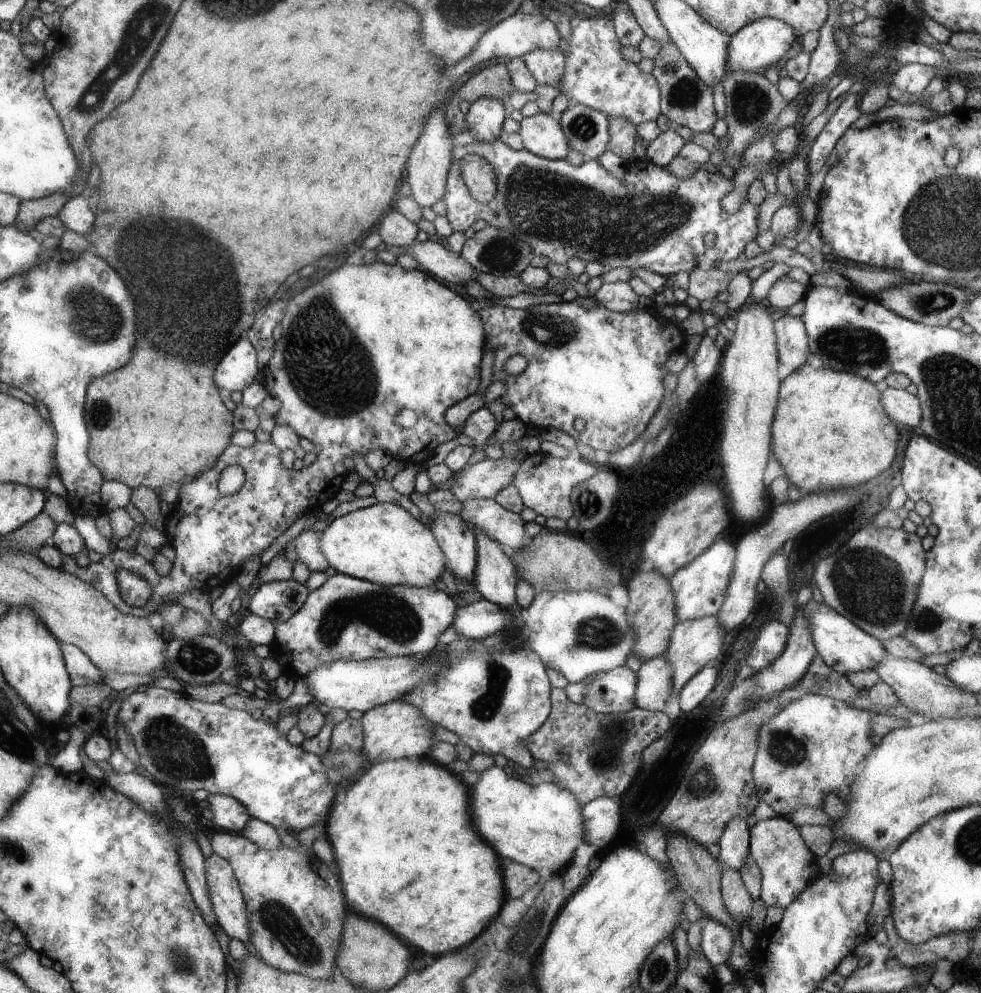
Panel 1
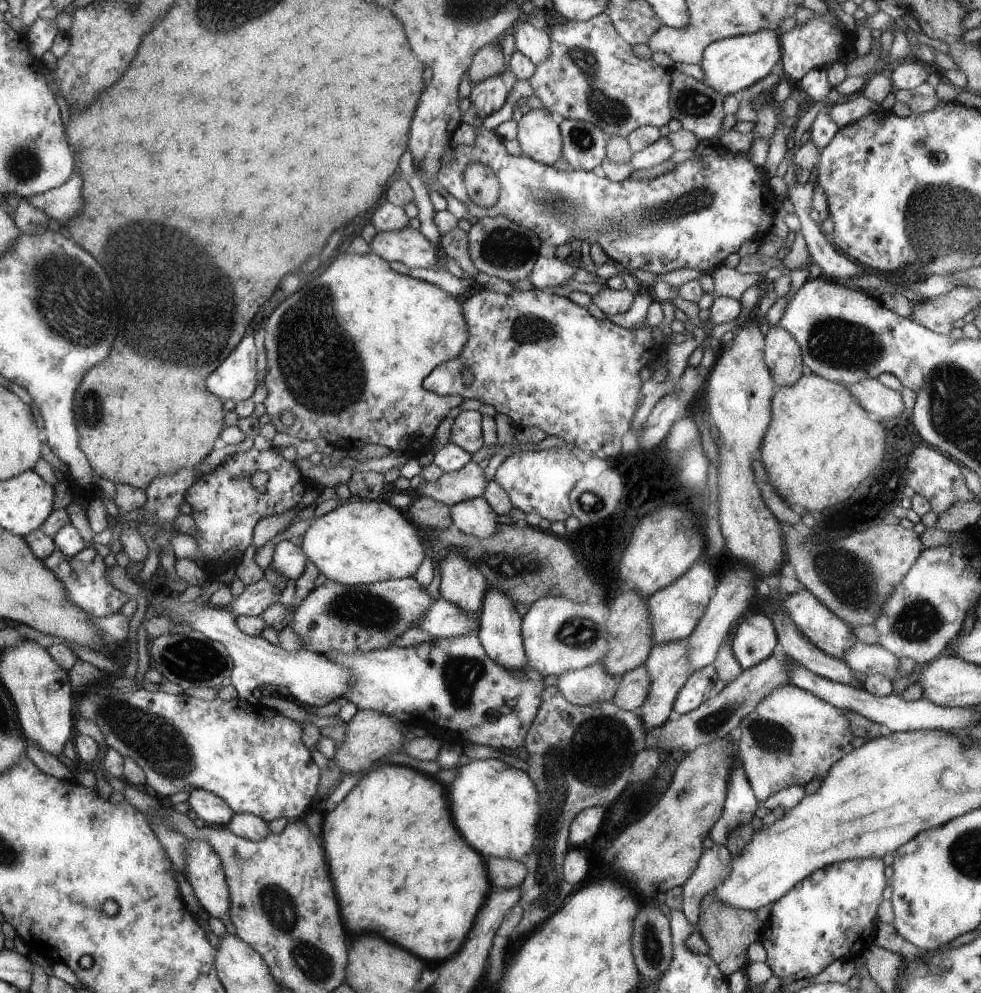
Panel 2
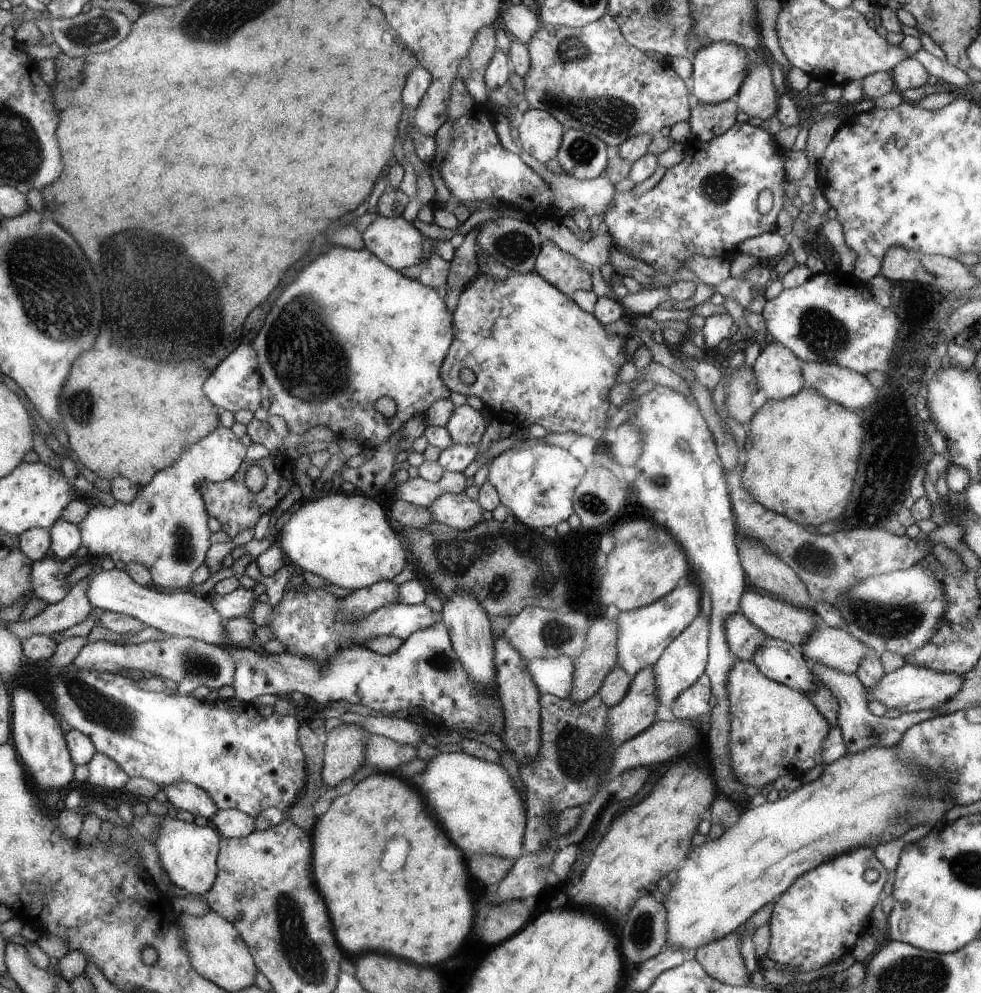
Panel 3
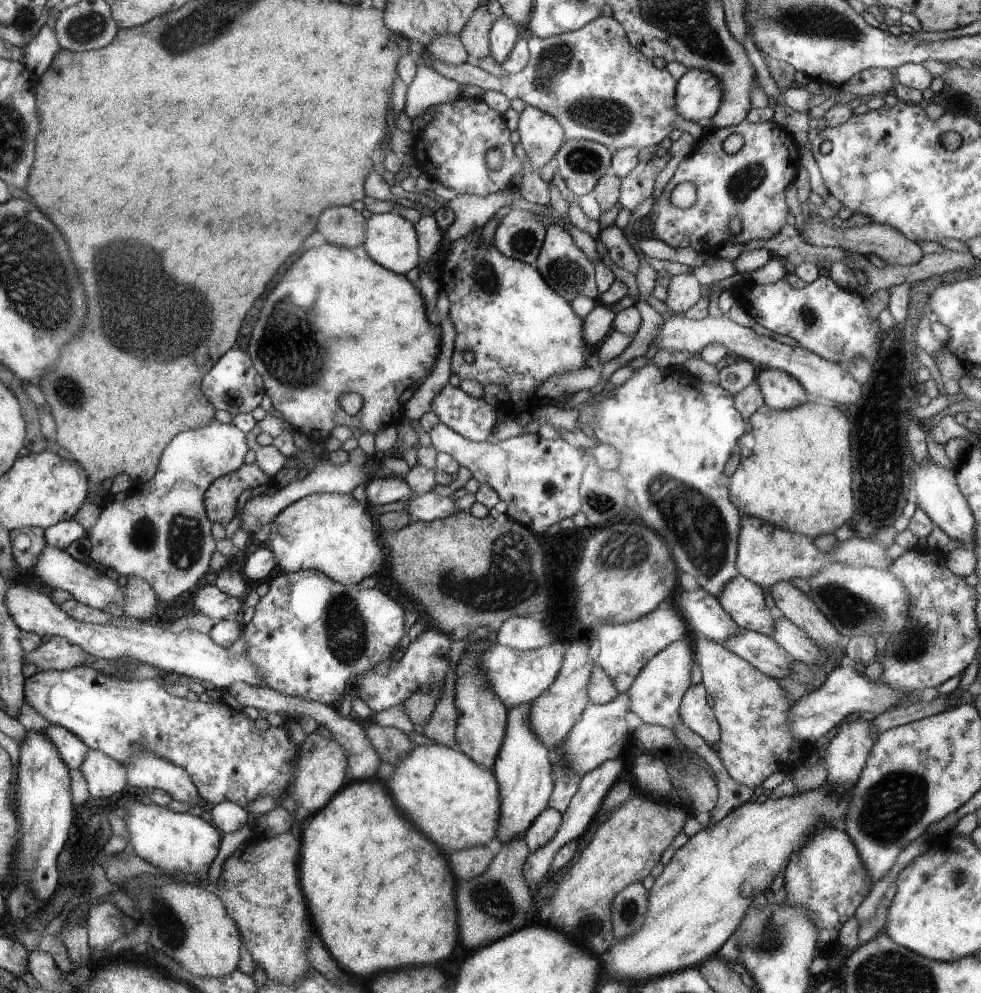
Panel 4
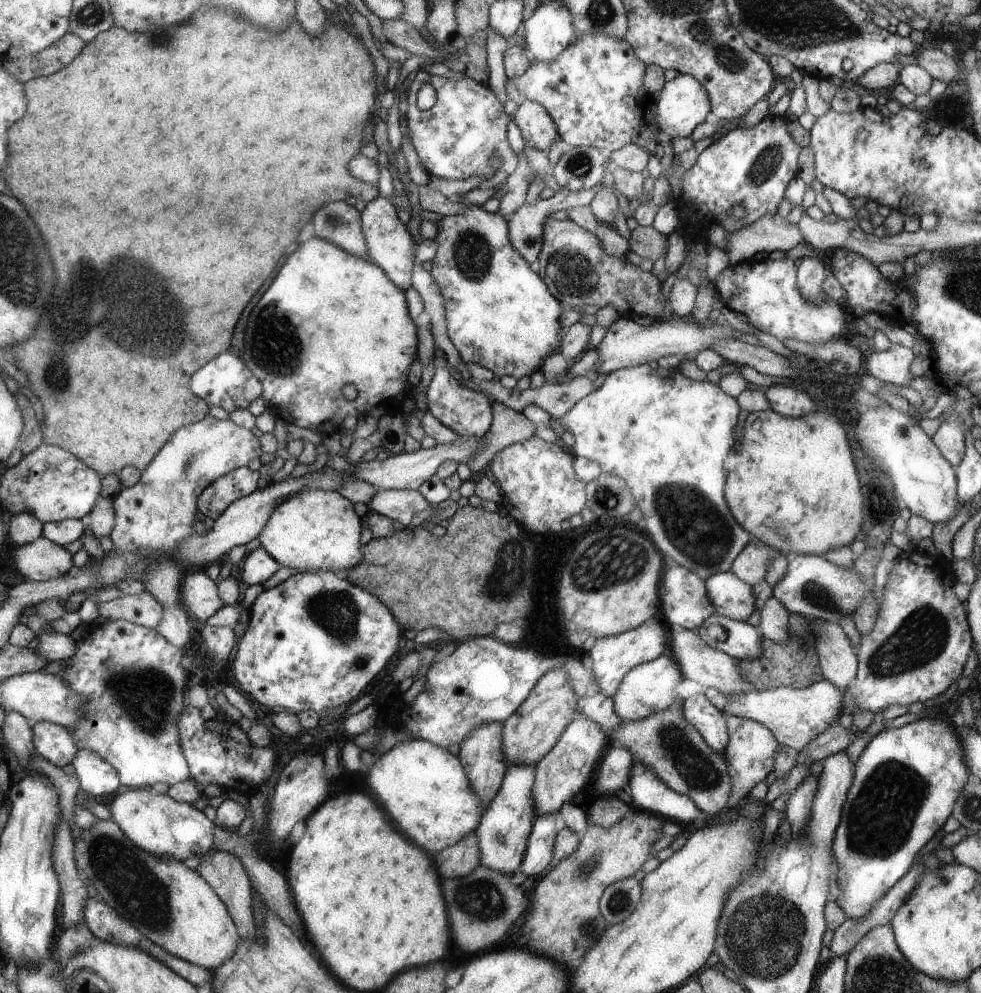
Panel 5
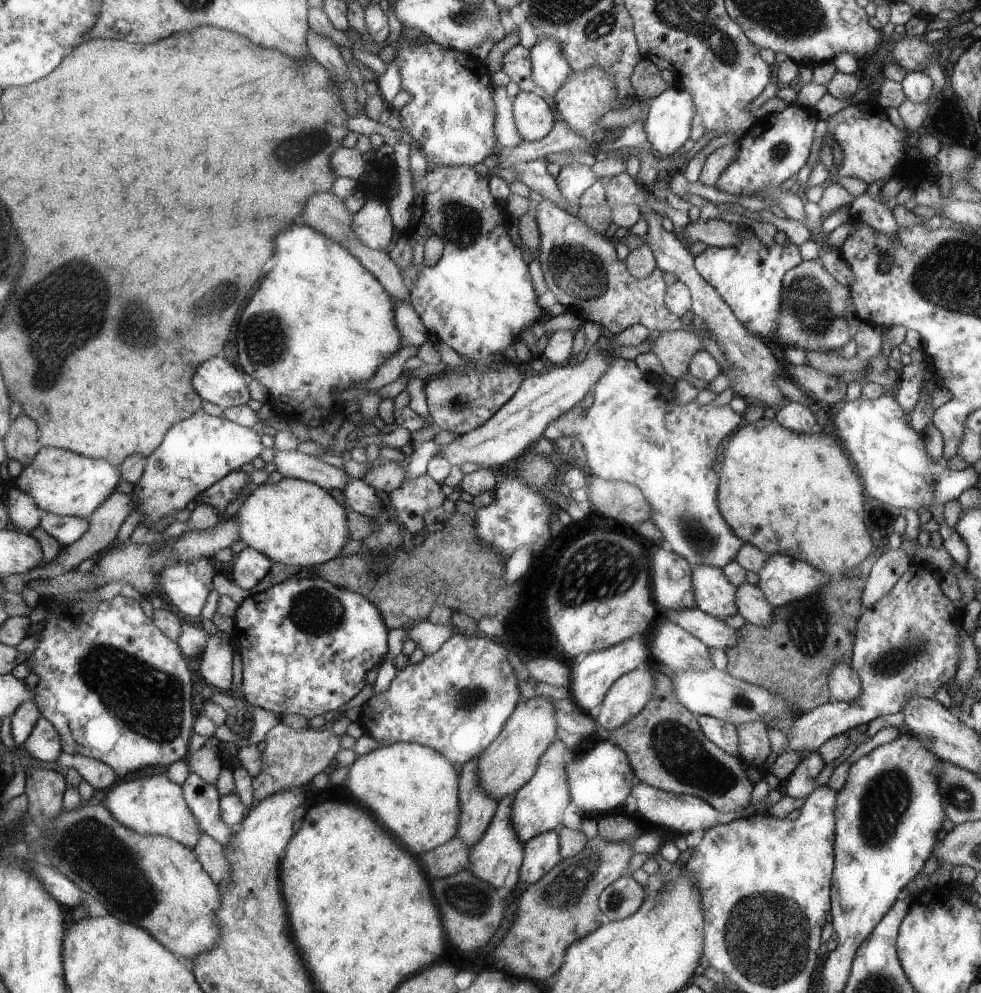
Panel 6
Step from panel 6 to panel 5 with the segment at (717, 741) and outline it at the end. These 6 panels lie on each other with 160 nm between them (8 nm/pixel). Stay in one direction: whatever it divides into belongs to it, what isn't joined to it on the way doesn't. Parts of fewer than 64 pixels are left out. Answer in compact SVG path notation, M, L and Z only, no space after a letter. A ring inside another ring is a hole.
M704 692L686 698L682 705L682 714L712 750L724 752L730 742L726 718L718 708L710 704Z

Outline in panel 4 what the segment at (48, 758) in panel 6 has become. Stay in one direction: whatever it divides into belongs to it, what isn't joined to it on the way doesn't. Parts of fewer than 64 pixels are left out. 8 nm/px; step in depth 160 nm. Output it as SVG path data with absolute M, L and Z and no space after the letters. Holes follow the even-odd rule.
M52 724L40 732L55 743L56 750L59 750L59 753L63 755L64 762L72 770L80 768L80 765L86 760L90 749L79 735L72 734L72 731L64 727Z

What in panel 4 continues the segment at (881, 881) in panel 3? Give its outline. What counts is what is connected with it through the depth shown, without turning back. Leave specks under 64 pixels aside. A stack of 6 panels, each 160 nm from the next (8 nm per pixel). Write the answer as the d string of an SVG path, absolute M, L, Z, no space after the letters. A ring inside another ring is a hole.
M821 825L821 829L813 834L812 841L800 848L788 863L781 895L783 901L792 907L799 905L810 912L810 918L819 930L820 955L824 955L824 946L838 940L840 928L854 916L856 908L871 893L873 886L863 856L851 835L836 827Z

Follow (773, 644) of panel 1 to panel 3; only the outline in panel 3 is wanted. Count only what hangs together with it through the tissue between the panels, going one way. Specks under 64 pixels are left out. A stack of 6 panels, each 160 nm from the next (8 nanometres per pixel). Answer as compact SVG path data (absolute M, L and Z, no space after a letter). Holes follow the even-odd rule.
M742 613L733 614L725 622L726 640L736 659L750 661L751 656L769 637L761 628L754 626Z

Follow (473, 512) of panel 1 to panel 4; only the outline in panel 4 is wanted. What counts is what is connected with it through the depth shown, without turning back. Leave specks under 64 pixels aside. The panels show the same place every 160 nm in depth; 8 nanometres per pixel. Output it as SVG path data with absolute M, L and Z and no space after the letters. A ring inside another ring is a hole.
M434 492L411 494L404 500L410 498L410 503L404 509L418 521L435 521L436 519L447 519L454 513L460 511L456 507L456 500L444 497Z

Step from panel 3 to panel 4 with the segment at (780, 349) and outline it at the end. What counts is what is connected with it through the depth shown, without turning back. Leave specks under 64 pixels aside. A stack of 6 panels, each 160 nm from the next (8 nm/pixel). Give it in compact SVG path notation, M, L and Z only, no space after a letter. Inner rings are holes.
M758 368L755 381L765 403L776 410L788 410L808 402L808 394L796 377L786 371Z

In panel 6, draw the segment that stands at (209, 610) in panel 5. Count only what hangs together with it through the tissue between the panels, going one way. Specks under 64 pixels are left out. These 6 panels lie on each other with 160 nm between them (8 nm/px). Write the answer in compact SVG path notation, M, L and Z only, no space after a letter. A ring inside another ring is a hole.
M201 558L194 562L188 563L169 563L169 565L162 569L159 573L159 586L166 593L170 605L176 608L186 616L198 618L201 616L202 608L206 604L208 594L212 592L212 564L210 559Z

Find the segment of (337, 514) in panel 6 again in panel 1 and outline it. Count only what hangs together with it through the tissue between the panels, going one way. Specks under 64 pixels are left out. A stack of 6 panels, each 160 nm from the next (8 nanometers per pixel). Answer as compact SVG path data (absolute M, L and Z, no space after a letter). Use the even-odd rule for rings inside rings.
M379 503L349 512L335 518L321 533L322 552L327 556L329 566L335 568L340 574L384 586L406 585L420 589L432 587L436 580L449 581L449 579L440 578L442 572L448 576L447 559L446 552L440 546L434 531L430 525L425 525L398 504Z

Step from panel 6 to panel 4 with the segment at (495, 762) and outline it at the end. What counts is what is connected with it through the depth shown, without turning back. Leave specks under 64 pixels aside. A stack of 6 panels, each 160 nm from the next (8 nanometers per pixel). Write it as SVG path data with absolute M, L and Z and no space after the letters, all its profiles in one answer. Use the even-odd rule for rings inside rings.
M584 640L572 644L571 648L567 650L563 668L560 669L554 684L544 694L533 700L531 727L549 751L560 746L566 740L575 724L583 716L584 709L591 703L590 682L596 664L588 657L589 645L590 643L584 642Z

